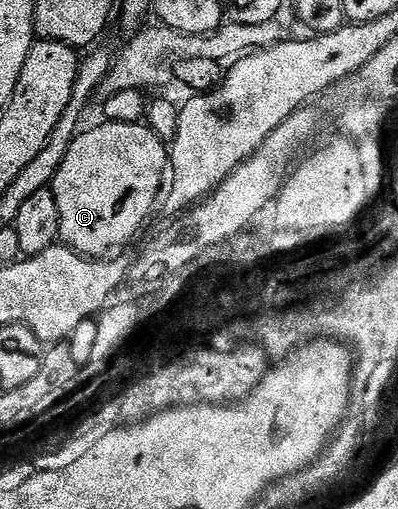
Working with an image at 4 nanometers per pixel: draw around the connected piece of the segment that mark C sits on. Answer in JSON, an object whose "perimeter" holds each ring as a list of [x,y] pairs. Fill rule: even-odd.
{"perimeter":[[[108,121],[96,125],[93,129],[85,128],[77,132],[76,138],[62,159],[56,177],[50,186],[54,199],[58,203],[60,220],[60,241],[81,257],[104,259],[115,249],[128,245],[136,237],[136,232],[148,221],[152,208],[156,205],[156,192],[160,189],[160,180],[165,180],[166,170],[170,165],[170,153],[165,142],[144,123],[118,123]]]}

